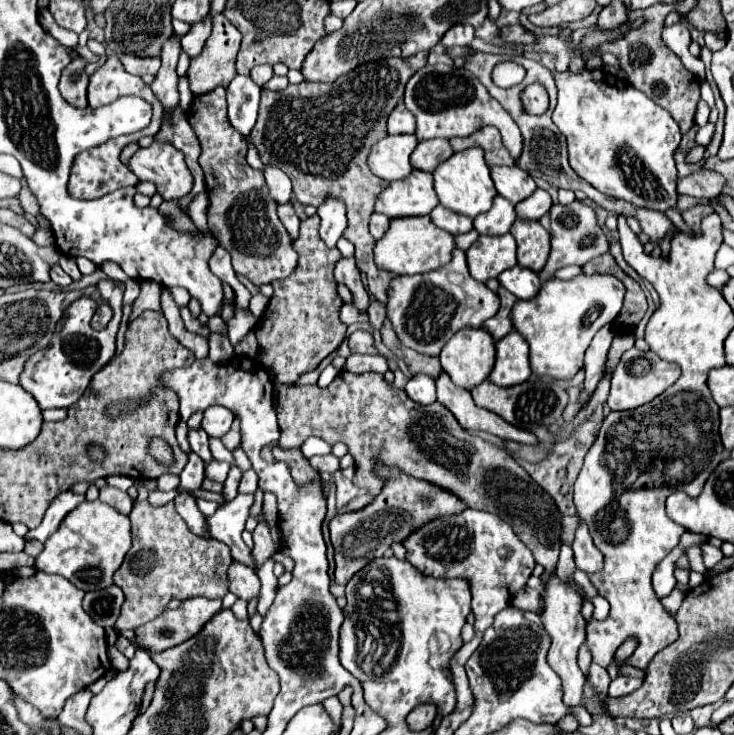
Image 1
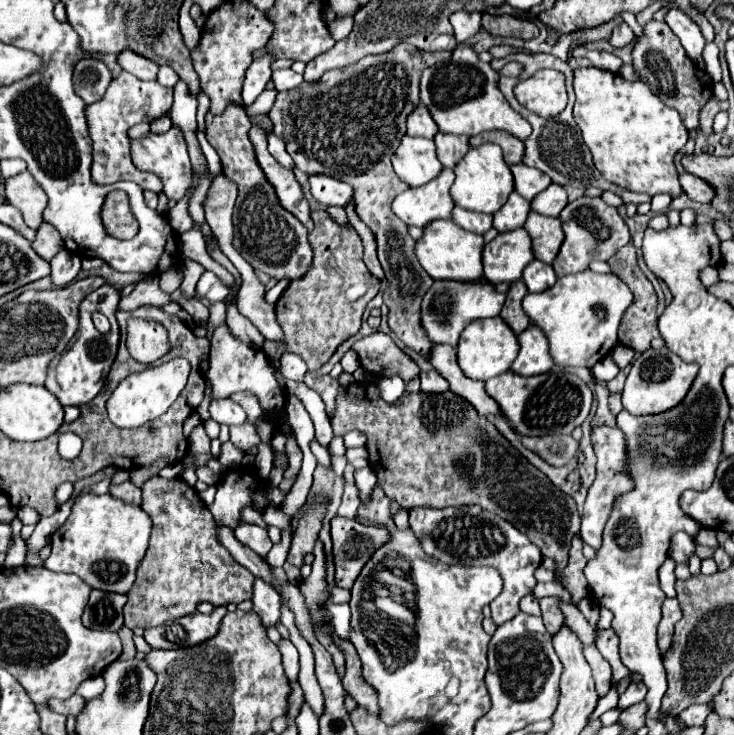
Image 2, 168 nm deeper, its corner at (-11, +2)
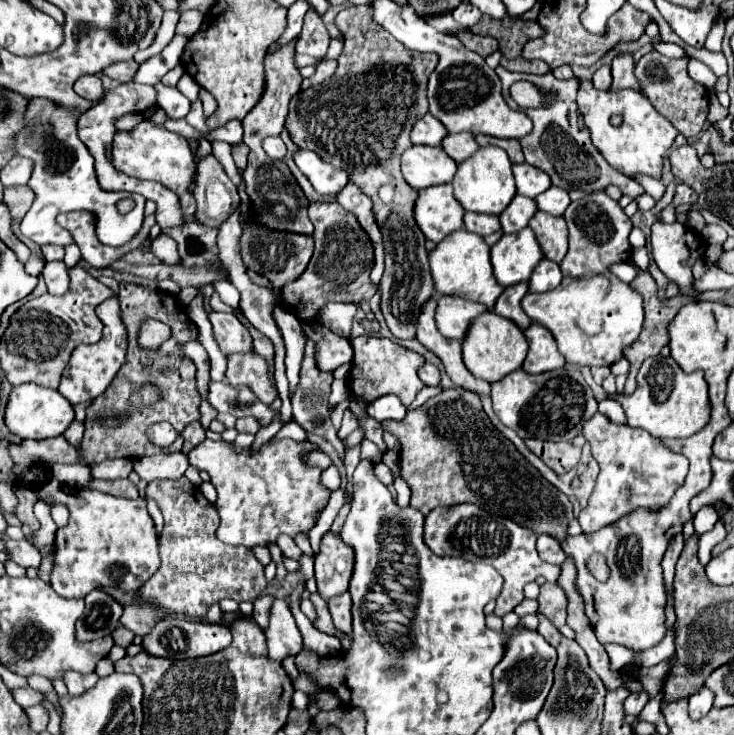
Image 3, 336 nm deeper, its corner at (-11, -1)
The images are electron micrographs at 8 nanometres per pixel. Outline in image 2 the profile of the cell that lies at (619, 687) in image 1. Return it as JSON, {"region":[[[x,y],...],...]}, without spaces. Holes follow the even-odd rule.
{"region":[[[632,682],[626,692],[620,694],[620,702],[618,702],[618,708],[628,708],[632,704],[638,704],[642,702],[646,696],[646,686],[642,682]]]}

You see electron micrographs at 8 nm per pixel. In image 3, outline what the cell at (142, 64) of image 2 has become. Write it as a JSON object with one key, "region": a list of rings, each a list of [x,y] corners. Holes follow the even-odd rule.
{"region":[[[132,59],[132,61],[120,61],[120,63],[114,63],[110,67],[106,67],[102,73],[110,79],[116,79],[120,83],[126,83],[126,81],[132,81],[134,73],[138,69],[138,63]]]}

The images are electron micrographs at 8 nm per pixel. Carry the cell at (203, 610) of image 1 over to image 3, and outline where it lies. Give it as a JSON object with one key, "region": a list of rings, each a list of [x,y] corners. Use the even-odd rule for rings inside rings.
{"region":[[[162,619],[154,625],[154,629],[142,637],[142,647],[148,655],[164,657],[164,659],[198,659],[206,655],[214,655],[226,649],[232,641],[230,629],[210,623],[192,623],[184,619]]]}

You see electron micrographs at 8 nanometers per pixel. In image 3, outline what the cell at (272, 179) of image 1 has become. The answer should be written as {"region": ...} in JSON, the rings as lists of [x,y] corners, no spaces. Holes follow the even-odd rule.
{"region":[[[268,137],[268,139],[264,139],[264,151],[272,159],[282,159],[286,155],[286,145],[280,137]]]}

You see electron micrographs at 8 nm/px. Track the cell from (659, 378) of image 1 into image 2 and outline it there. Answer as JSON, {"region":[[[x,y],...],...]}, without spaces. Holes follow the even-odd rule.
{"region":[[[662,346],[660,350],[648,348],[646,352],[638,354],[632,362],[632,368],[626,378],[624,392],[622,392],[622,404],[630,414],[664,412],[664,410],[676,406],[686,396],[696,374],[698,374],[698,364],[694,364],[694,362],[688,364],[688,362],[680,360],[666,346]]]}

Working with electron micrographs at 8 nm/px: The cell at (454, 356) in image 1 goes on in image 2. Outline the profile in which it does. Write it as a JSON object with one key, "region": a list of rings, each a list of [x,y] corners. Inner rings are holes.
{"region":[[[500,316],[468,324],[458,342],[458,364],[462,372],[472,380],[486,382],[498,374],[504,374],[506,370],[510,370],[516,354],[518,354],[516,334],[508,328],[508,324],[504,324],[504,320],[500,320]]]}

